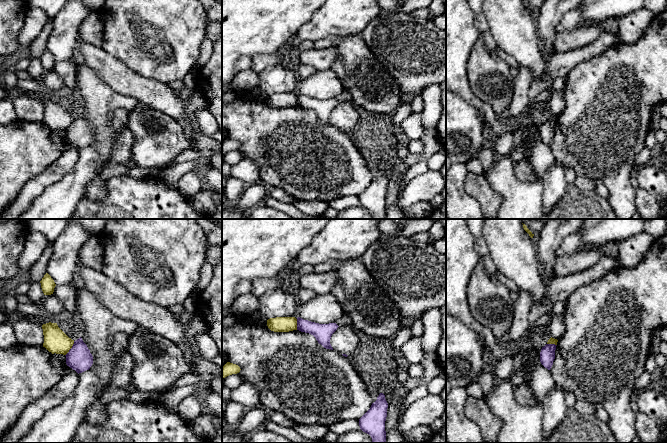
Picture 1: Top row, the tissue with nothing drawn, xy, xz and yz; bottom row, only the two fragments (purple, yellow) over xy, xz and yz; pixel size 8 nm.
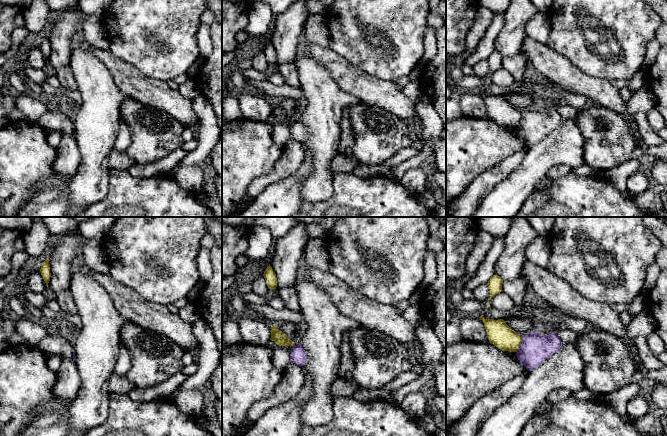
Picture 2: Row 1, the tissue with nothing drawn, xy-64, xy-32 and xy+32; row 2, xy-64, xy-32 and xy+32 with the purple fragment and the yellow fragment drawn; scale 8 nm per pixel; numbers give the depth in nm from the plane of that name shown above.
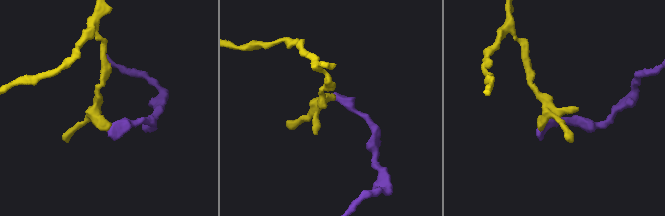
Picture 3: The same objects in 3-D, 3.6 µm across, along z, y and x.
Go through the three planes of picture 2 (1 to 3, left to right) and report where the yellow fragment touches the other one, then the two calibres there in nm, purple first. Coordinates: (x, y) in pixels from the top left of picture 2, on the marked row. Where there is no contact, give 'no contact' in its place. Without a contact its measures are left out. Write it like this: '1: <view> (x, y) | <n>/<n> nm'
1: no contact
2: no contact
3: xy+32 (521, 344) | 240/190 nm

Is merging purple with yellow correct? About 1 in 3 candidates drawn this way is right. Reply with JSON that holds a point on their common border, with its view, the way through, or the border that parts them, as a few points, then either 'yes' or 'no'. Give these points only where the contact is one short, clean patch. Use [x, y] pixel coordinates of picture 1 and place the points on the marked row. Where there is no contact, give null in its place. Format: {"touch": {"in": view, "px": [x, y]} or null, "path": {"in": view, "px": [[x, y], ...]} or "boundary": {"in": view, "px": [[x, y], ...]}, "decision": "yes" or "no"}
{"touch": {"in": "xy", "px": [71, 348]}, "boundary": {"in": "xy", "px": [[74, 341], [65, 355]]}, "decision": "no"}

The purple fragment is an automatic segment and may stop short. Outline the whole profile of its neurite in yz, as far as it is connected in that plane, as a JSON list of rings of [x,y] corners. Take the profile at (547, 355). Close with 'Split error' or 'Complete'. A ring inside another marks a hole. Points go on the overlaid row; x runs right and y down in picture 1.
[[[546,344],[541,349],[540,362],[548,370],[550,370],[553,365],[553,361],[555,359],[556,346],[557,345],[555,344]]]. Complete

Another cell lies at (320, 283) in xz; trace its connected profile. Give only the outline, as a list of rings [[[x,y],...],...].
[[[335,270],[319,273],[317,271],[309,276],[300,277],[300,287],[312,290],[316,295],[331,293],[338,280]]]

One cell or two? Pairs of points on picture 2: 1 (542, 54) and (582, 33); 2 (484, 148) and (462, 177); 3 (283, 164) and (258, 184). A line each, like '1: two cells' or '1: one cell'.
1: two cells
2: one cell
3: one cell

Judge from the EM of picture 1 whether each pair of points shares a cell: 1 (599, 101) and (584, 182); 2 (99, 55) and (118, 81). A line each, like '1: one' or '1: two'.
1: two
2: one

